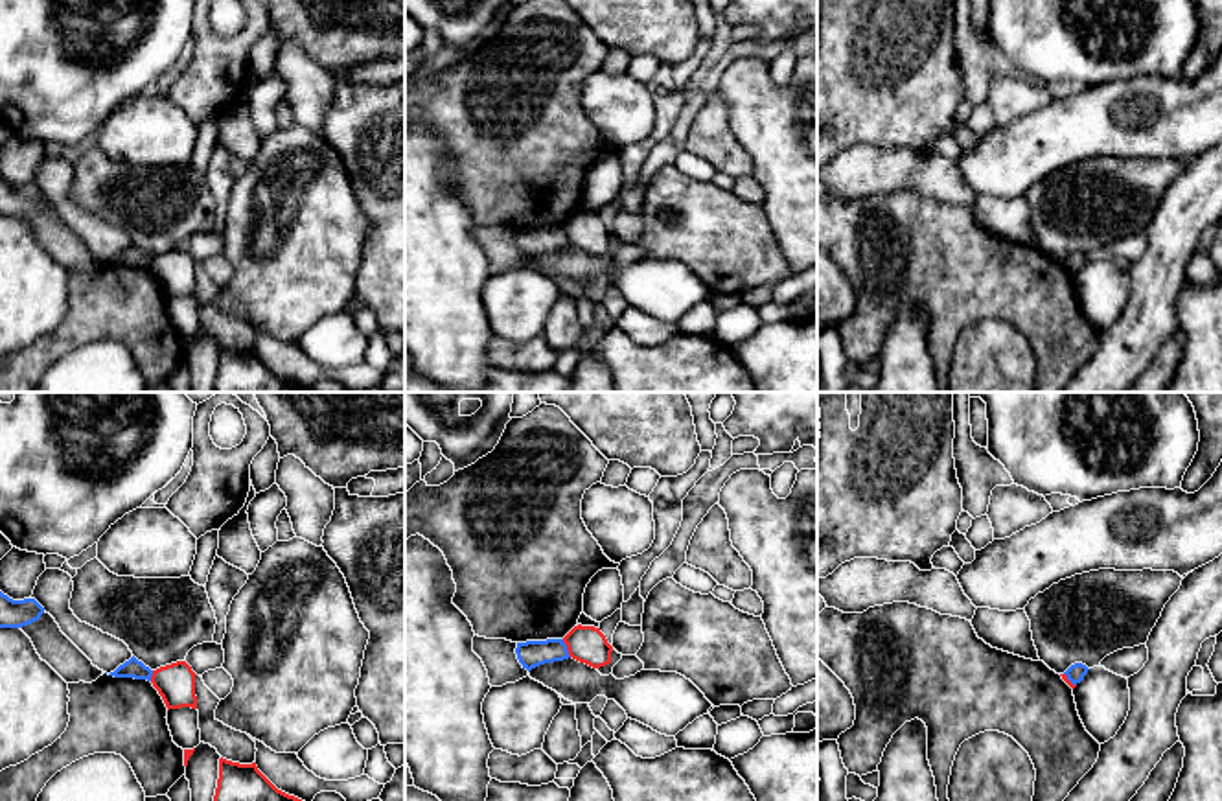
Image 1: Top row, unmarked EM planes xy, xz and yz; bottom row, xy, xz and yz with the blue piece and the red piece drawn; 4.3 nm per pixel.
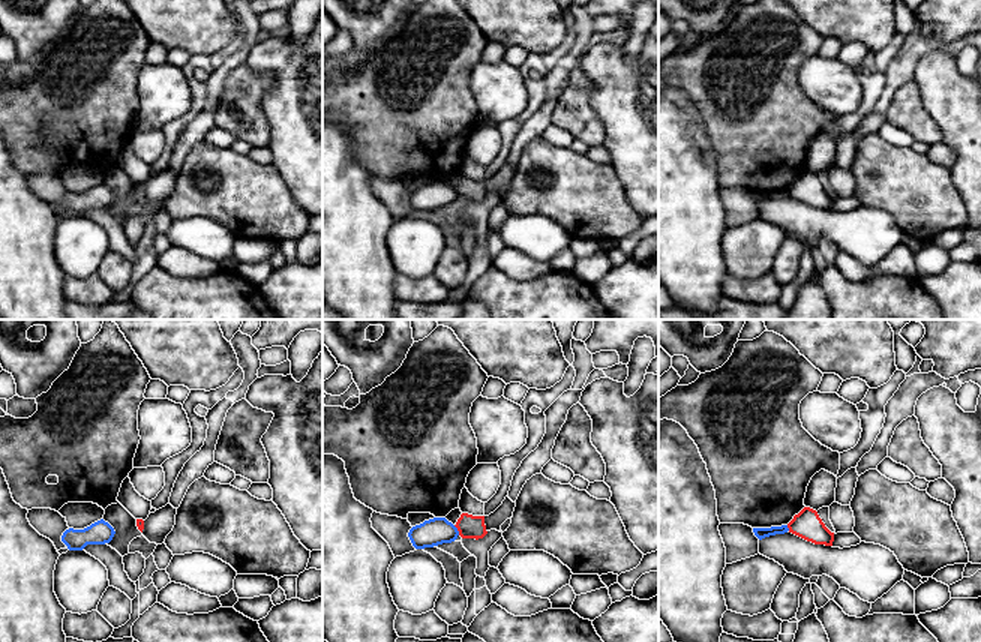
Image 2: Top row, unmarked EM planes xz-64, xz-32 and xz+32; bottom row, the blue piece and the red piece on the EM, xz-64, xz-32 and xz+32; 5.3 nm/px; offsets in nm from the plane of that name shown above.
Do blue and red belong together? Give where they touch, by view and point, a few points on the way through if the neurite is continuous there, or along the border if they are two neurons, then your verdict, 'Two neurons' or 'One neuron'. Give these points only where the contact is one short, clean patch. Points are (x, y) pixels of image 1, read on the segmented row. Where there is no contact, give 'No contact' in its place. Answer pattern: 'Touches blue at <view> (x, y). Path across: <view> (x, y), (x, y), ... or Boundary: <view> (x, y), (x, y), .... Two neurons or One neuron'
Touches blue at xz (565, 649). Boundary: xz (562, 639), (571, 656). Two neurons

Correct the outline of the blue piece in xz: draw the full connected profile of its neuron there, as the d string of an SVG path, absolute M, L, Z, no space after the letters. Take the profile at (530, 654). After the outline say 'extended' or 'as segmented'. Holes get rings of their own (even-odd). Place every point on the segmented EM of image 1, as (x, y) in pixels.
M563 639L517 643L517 659L528 672L539 665L569 659Z; as segmented

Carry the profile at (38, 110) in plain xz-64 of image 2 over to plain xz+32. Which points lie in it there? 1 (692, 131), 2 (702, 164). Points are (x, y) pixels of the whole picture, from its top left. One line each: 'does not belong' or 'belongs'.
1: does not belong
2: does not belong

